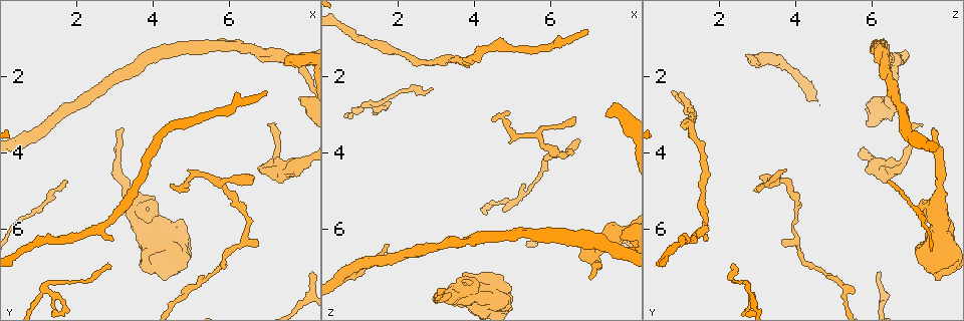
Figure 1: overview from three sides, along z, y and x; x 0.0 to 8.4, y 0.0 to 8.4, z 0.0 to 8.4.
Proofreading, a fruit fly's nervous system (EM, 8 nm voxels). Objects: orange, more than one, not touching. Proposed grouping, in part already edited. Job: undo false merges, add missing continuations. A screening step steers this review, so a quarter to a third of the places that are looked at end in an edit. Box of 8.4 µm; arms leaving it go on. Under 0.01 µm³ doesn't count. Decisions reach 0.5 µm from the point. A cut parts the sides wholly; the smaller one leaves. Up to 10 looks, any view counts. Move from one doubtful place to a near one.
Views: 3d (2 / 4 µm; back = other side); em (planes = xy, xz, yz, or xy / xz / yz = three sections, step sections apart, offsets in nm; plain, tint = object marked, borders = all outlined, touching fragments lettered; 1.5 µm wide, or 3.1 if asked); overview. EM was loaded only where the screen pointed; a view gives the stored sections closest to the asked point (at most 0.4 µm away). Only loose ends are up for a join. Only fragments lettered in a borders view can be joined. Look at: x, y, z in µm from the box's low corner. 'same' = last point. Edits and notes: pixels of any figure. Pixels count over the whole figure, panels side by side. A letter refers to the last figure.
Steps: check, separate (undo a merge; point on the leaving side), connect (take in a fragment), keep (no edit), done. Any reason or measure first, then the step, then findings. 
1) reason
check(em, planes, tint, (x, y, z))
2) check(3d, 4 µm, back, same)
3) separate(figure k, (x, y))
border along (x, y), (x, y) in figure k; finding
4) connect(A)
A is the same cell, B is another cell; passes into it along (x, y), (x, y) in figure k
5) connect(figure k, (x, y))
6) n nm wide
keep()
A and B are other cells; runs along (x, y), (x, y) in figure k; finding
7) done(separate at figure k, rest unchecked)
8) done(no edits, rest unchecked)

free end
check(3d, 2 µm, (3.30, 3.50, 7.60))

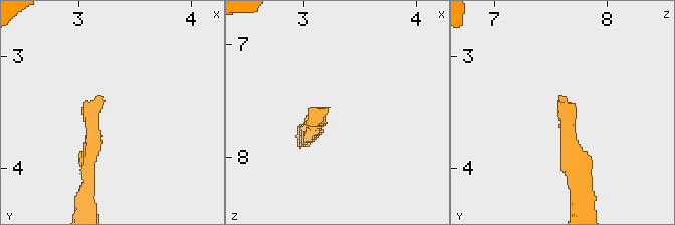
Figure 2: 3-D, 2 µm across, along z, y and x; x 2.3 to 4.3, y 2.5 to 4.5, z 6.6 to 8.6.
check(em, xy, step 8, tint, (3.26, 3.42, 7.56))

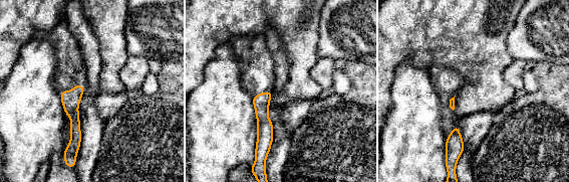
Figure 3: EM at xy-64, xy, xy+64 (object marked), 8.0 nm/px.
check(em, xy, step 8, borders, same)

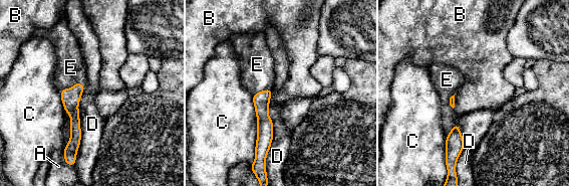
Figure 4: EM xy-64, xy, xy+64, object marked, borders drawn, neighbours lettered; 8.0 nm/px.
D touches over 600 nm
connect(E)
E is the same cell, A, B, C and D are other cells; passes into it along (261, 100), (263, 90), (257, 64) in figure 4; it goes on there

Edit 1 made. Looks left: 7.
check(overview)

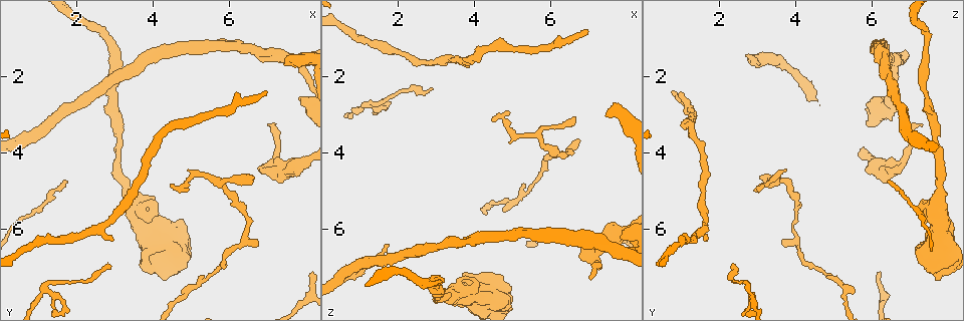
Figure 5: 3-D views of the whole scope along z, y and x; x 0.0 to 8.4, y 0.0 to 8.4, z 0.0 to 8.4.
narrows sharply
check(em, yz, step 8, tint, (6.45, 6.20, 4.00))

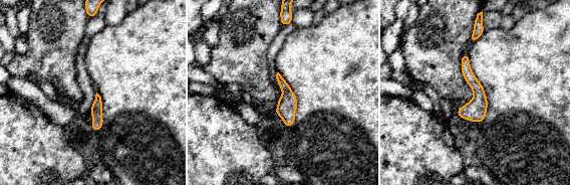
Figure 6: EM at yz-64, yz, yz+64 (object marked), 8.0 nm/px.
check(em, planes, borders, same)

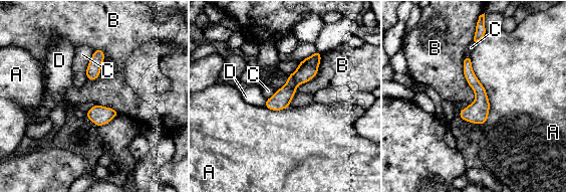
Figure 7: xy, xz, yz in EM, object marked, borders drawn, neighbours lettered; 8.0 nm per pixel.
keep()
A, B, C and D are other cells; continuous, no second neuron

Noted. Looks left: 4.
thin neck
check(3d, 4 µm, (7.90, 1.75, 6.65))

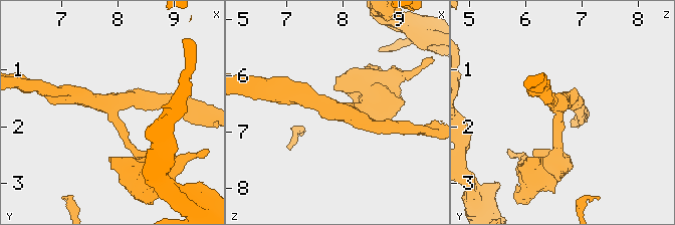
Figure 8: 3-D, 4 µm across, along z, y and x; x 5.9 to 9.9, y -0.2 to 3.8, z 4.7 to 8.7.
shape alone is not enough
check(em, xy, step 4, borders, (7.90, 1.70, 6.60))

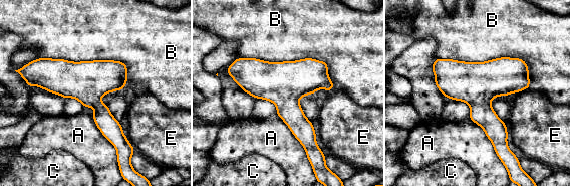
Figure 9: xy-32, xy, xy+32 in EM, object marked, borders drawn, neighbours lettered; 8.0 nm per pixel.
another direction
check(em, planes, borders, same)

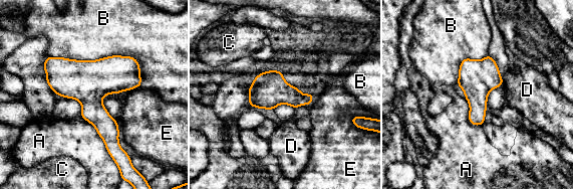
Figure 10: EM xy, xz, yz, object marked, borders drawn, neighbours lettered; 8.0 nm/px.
keep()
A, B, C, D and E are other cells; border along (80, 116), (94, 128), (113, 160) in figure 10; continuous, no second neuron

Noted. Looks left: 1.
done(connect at figure 4, rest unchecked)

